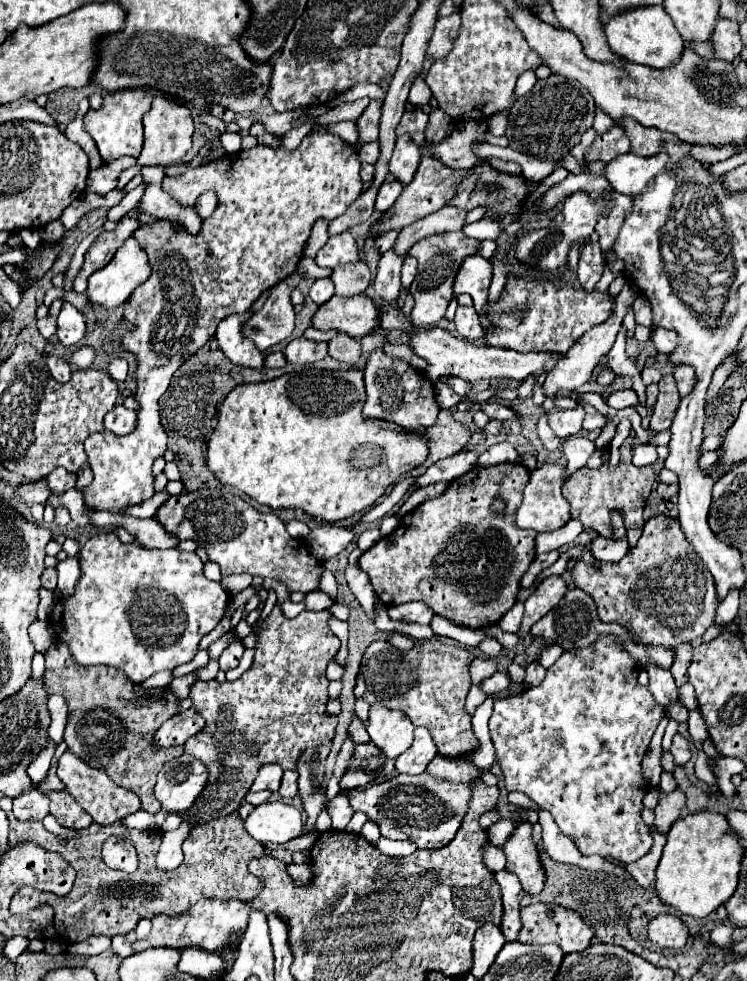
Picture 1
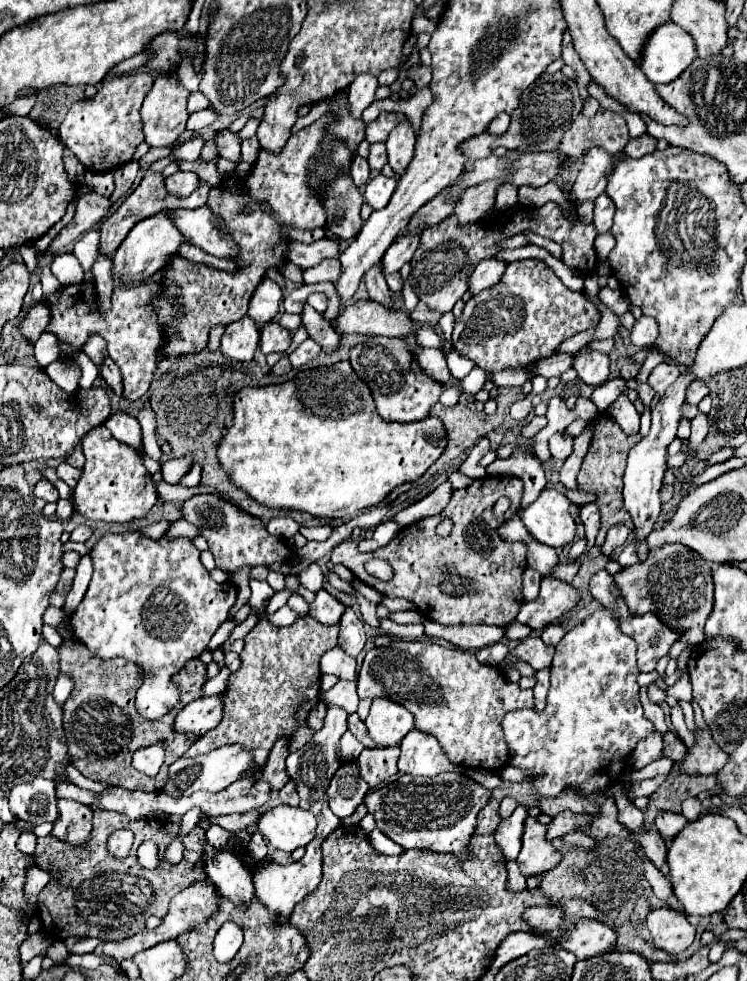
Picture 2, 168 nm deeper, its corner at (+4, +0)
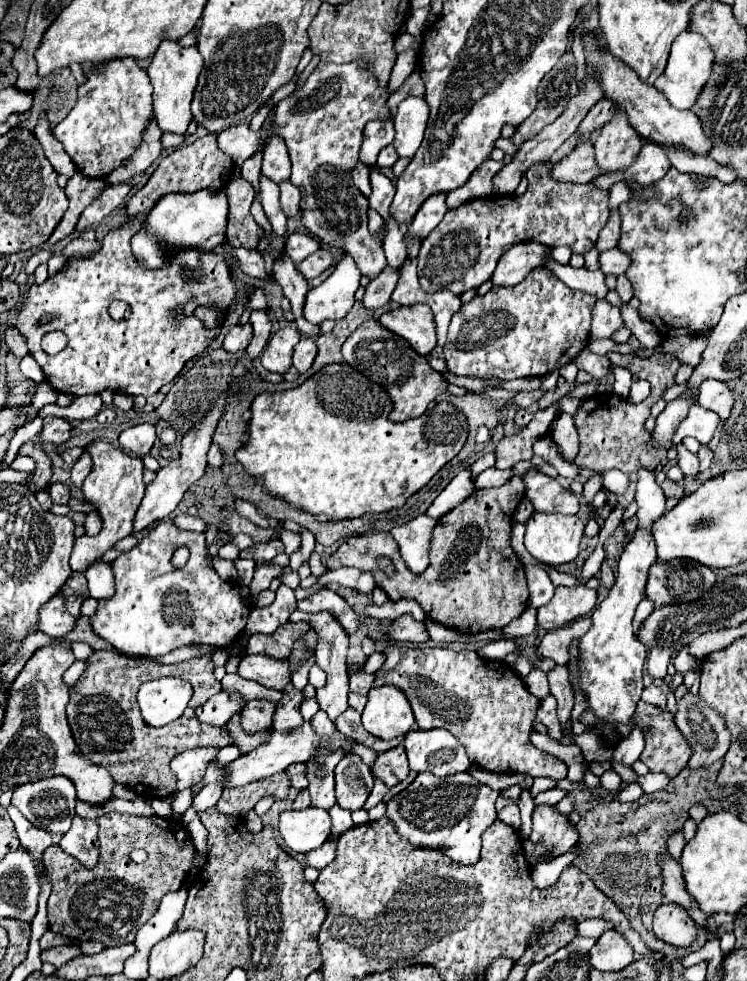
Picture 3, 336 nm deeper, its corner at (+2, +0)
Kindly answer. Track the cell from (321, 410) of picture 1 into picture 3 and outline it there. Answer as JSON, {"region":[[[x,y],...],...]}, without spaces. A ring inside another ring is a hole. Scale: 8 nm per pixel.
{"region":[[[333,363],[323,367],[323,387],[319,371],[299,387],[279,393],[259,393],[251,403],[249,439],[235,451],[235,459],[261,483],[265,493],[313,515],[351,519],[365,513],[383,513],[401,507],[407,497],[425,487],[461,451],[467,439],[467,419],[451,403],[433,403],[423,417],[403,423],[389,421],[389,411],[391,399],[381,385],[369,381],[347,363]]]}

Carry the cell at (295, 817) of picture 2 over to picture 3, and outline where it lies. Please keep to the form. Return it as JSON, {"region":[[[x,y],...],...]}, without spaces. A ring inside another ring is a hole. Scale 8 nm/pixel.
{"region":[[[307,807],[279,815],[279,835],[293,853],[307,853],[321,847],[331,833],[331,817],[325,809]]]}

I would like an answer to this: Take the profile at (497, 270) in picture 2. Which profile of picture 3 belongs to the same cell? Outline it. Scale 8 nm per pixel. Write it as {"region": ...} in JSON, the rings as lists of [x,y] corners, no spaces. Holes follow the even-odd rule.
{"region":[[[537,241],[517,243],[511,249],[507,249],[507,253],[503,253],[503,257],[499,259],[491,275],[491,283],[495,287],[517,285],[519,281],[523,281],[523,277],[527,277],[531,269],[543,265],[545,257],[549,257],[549,251],[545,245]]]}

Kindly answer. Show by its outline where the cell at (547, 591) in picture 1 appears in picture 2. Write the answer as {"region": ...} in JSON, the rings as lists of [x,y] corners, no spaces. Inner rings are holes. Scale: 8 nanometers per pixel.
{"region":[[[543,577],[539,597],[523,603],[517,615],[517,621],[523,625],[529,625],[535,631],[541,631],[549,623],[561,619],[567,611],[575,609],[579,599],[581,599],[581,593],[573,585],[561,579]]]}

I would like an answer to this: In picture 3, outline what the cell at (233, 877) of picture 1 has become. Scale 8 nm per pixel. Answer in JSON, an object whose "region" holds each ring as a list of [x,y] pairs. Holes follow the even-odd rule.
{"region":[[[105,813],[103,817],[97,819],[97,823],[99,823],[99,863],[93,869],[83,867],[75,857],[67,855],[57,845],[51,845],[43,851],[43,867],[53,883],[53,893],[47,903],[47,919],[49,919],[49,929],[53,933],[81,941],[95,939],[99,943],[105,943],[105,947],[115,947],[123,943],[133,943],[141,925],[147,923],[157,913],[161,897],[169,891],[177,891],[183,885],[183,879],[187,877],[193,865],[195,847],[189,831],[177,825],[181,823],[177,819]],[[133,849],[147,851],[145,863],[135,863],[131,859]]]}

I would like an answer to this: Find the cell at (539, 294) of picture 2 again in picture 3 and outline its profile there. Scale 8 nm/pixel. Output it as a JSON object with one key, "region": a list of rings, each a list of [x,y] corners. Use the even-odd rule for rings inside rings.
{"region":[[[533,269],[519,285],[515,287],[491,287],[485,295],[475,297],[455,313],[449,323],[447,343],[443,355],[447,359],[447,369],[453,375],[467,375],[479,379],[517,379],[517,377],[543,377],[549,371],[555,371],[571,363],[577,353],[587,345],[591,313],[595,307],[595,297],[583,291],[575,291],[559,281],[549,269]]]}

